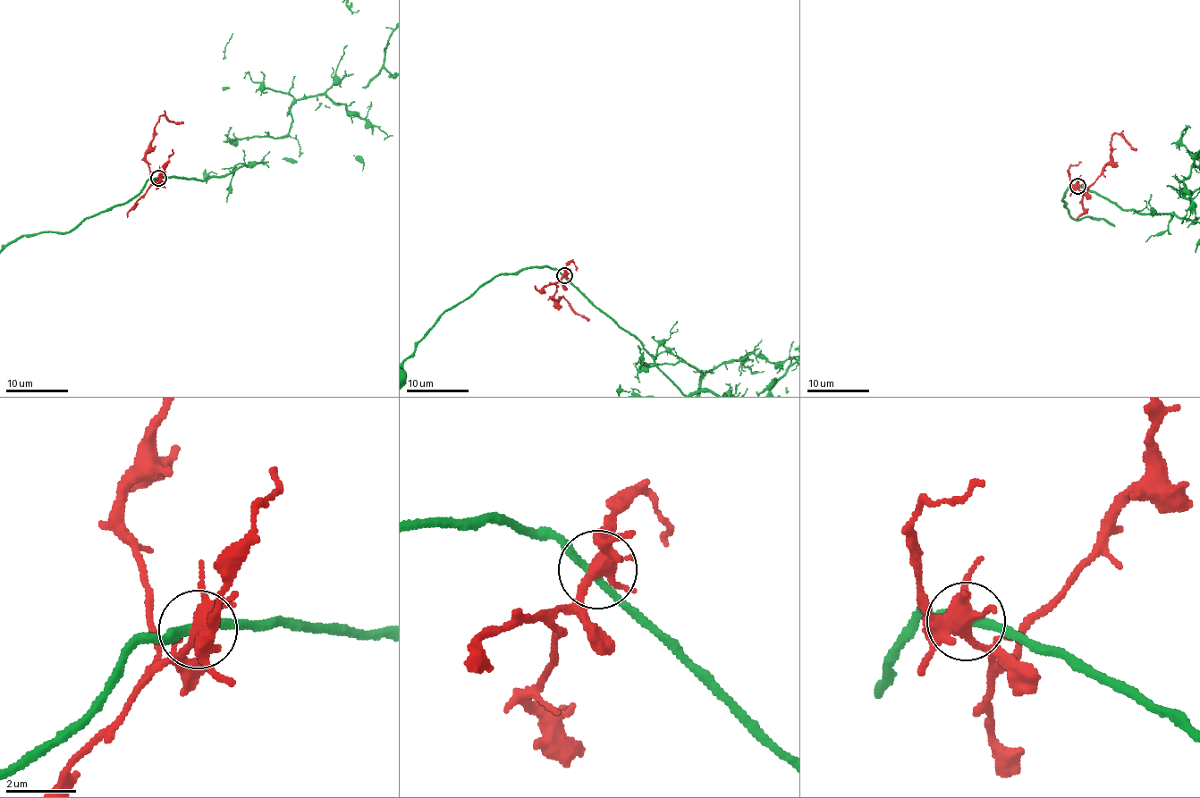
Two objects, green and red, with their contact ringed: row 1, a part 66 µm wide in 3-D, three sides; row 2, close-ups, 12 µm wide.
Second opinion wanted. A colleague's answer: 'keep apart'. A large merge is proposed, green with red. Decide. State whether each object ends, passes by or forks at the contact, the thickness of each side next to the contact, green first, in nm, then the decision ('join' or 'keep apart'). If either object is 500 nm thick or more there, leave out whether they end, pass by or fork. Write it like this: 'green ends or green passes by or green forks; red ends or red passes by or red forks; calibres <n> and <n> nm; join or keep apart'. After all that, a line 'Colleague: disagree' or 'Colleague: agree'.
green passes by; red forks; calibres 220 and 380 nm; keep apart
Colleague: agree

